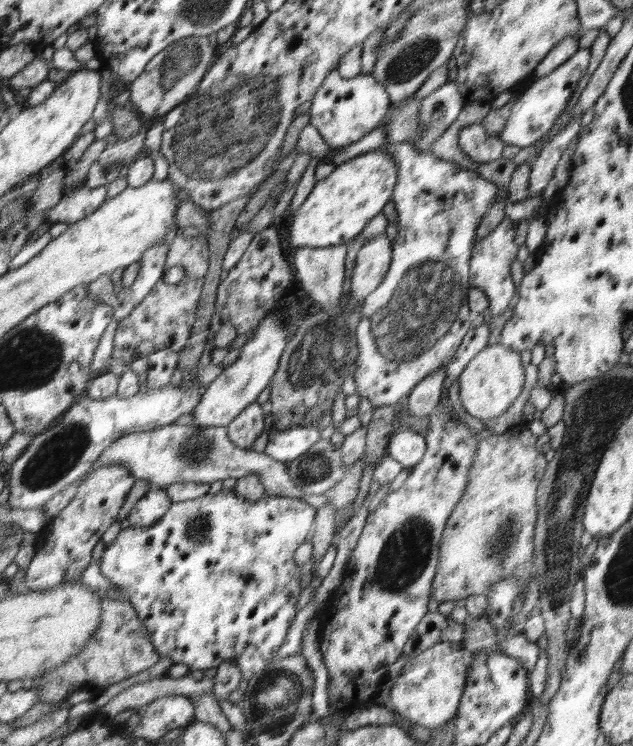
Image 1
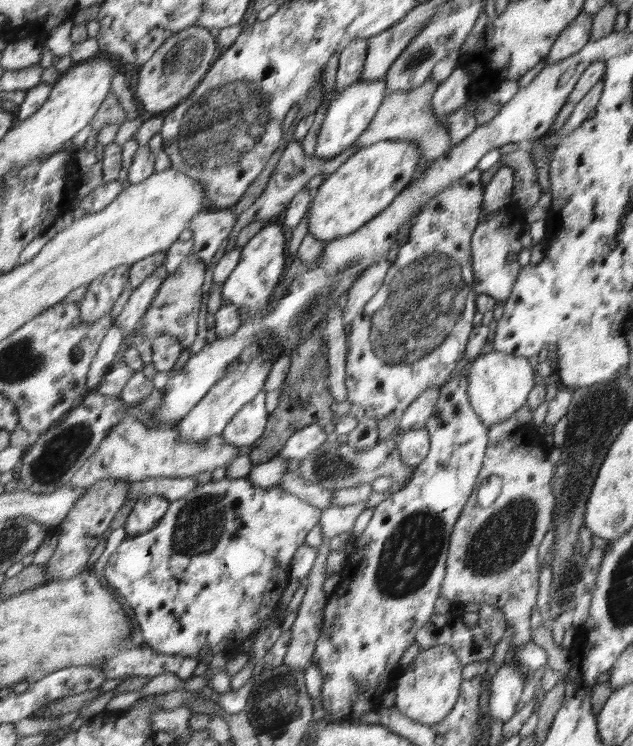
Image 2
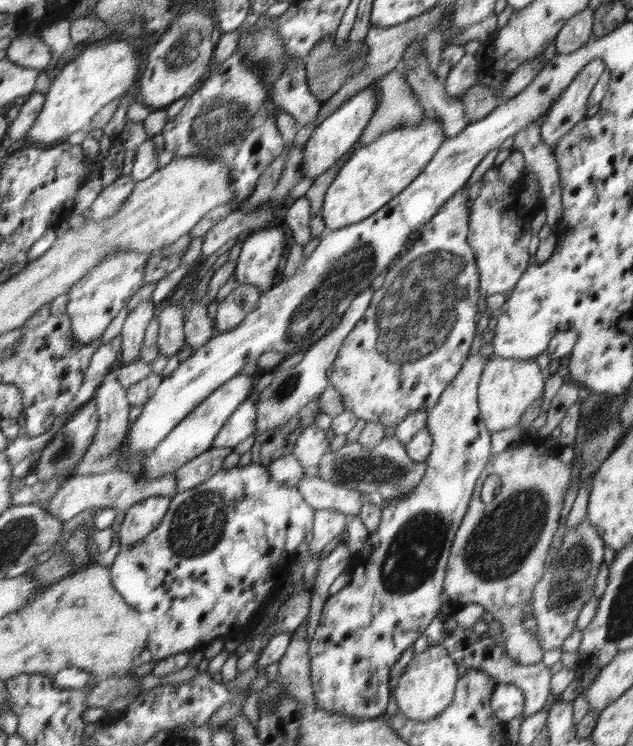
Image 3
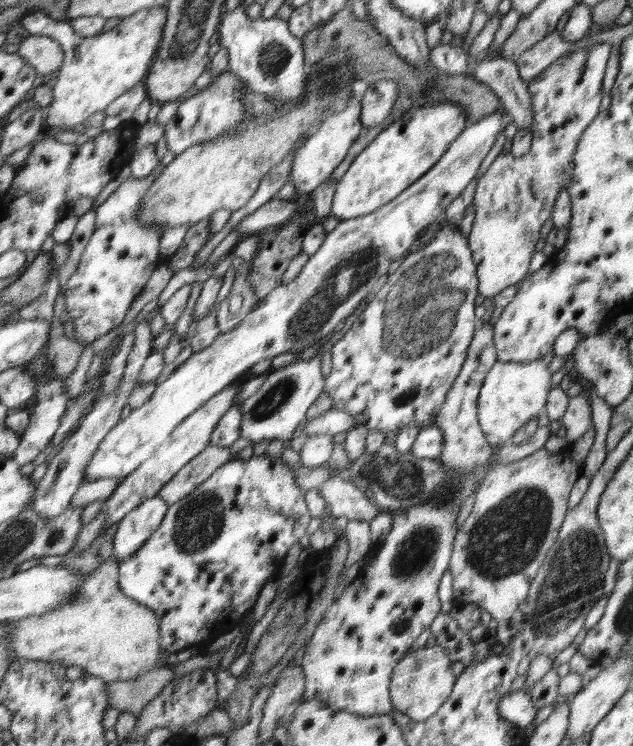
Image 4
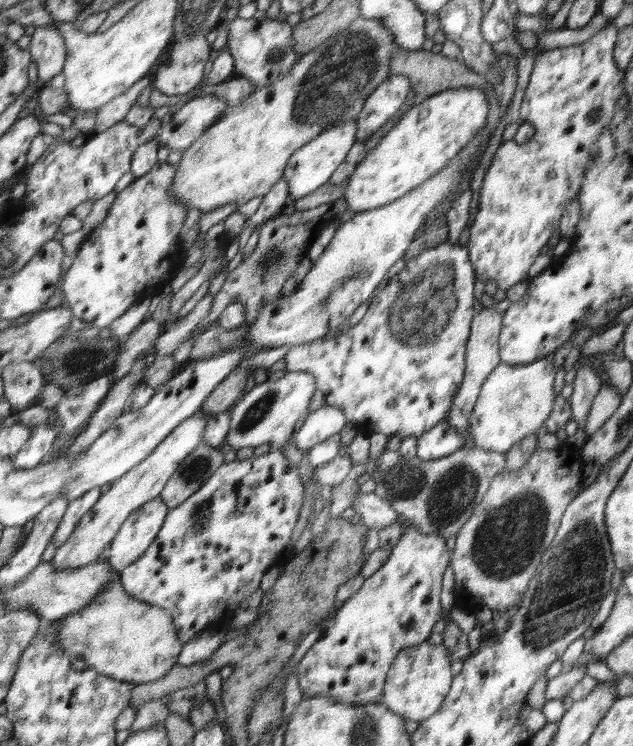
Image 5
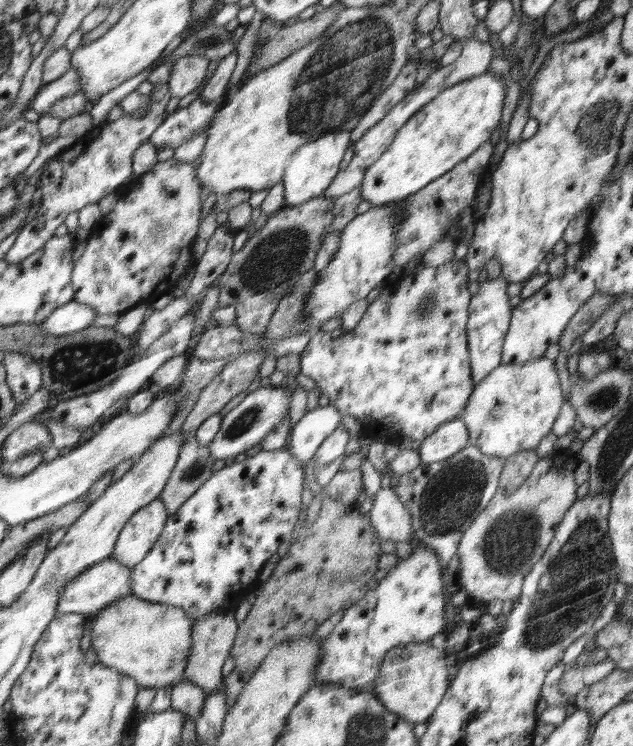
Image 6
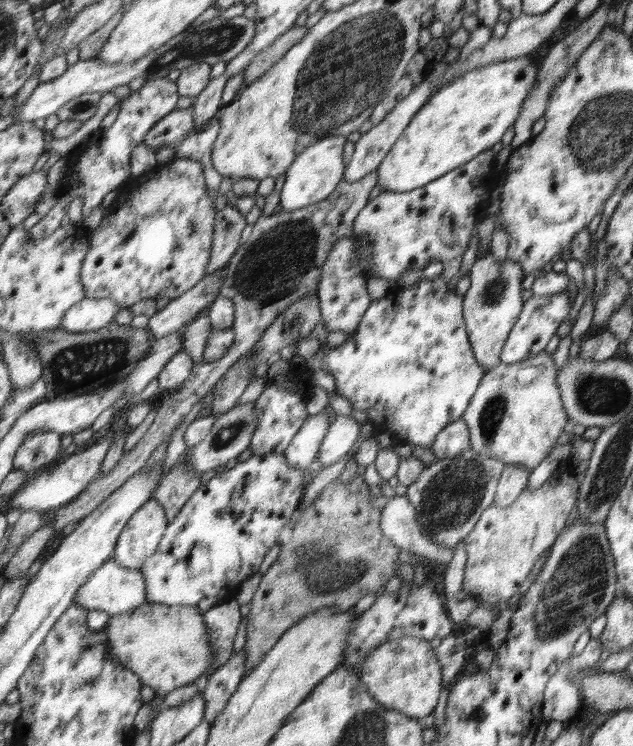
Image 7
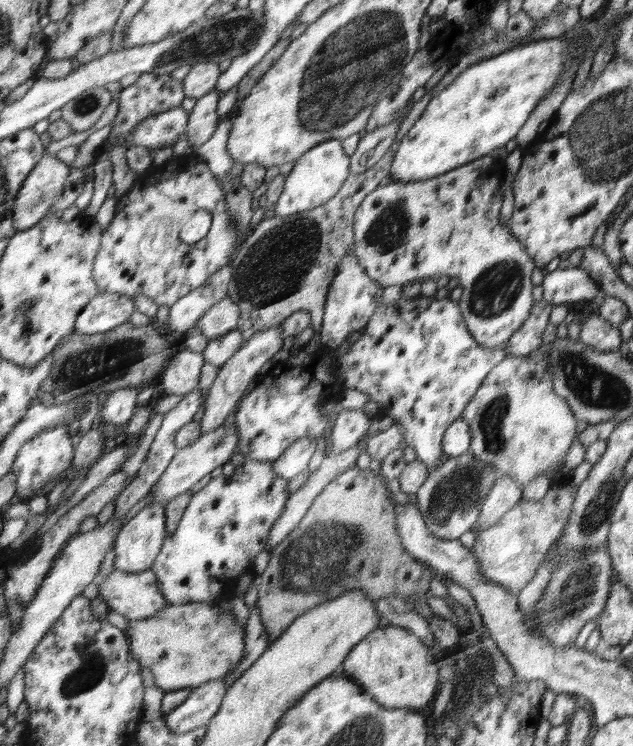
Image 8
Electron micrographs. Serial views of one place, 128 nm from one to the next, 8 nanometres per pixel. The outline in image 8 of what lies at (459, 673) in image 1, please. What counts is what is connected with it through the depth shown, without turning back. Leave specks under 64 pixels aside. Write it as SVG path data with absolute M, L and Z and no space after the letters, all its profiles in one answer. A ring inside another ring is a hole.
M392 625L364 637L344 658L339 672L355 678L379 703L393 709L407 706L423 711L432 702L438 682L438 666L430 648L410 630Z

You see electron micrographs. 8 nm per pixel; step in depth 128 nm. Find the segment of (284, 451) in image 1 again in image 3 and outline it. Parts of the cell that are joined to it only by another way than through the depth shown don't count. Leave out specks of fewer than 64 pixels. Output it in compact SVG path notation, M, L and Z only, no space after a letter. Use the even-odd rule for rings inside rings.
M312 425L300 434L292 454L304 467L312 466L318 464L322 454L326 452L326 448L329 448L330 443L330 433Z

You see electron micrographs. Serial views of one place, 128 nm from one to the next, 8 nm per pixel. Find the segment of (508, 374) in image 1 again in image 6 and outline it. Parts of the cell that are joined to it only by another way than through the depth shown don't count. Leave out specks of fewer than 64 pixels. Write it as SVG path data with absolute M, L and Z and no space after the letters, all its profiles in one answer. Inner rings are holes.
M536 358L524 364L502 364L484 378L471 395L461 418L467 427L469 444L486 455L508 458L520 450L534 450L550 434L562 409L562 386L554 360Z

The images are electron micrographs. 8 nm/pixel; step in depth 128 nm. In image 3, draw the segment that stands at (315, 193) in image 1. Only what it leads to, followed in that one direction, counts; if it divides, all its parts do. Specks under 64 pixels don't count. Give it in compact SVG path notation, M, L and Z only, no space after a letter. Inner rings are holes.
M424 117L411 127L396 127L380 135L371 144L359 148L340 168L324 196L320 215L326 232L367 220L403 192L426 168L447 140L440 121Z

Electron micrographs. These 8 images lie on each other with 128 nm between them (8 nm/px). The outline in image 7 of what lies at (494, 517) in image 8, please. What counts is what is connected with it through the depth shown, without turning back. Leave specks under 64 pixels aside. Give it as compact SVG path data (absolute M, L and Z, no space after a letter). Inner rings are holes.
M505 465L499 478L493 504L500 507L510 506L527 488L529 476L530 472L522 466Z

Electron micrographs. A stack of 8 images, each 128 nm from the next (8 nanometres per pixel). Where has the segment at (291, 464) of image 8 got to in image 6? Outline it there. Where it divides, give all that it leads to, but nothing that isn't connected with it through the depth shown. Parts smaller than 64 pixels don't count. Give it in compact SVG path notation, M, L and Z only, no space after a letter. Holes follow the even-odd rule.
M325 402L321 403L315 410L306 412L306 415L296 422L291 433L290 450L292 450L292 454L296 455L296 458L300 458L302 462L313 462L313 455L322 441L340 425L341 415L338 410Z

